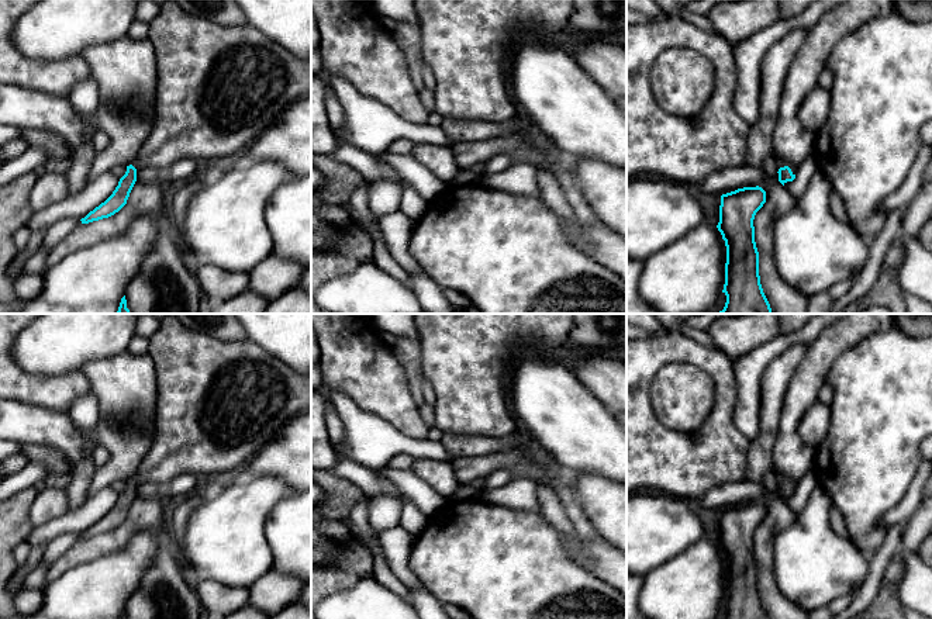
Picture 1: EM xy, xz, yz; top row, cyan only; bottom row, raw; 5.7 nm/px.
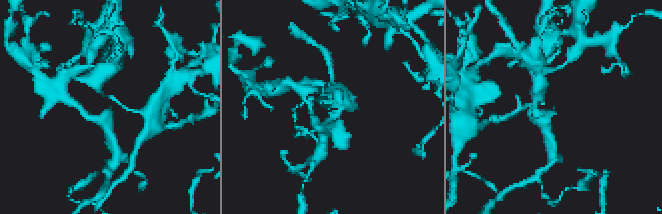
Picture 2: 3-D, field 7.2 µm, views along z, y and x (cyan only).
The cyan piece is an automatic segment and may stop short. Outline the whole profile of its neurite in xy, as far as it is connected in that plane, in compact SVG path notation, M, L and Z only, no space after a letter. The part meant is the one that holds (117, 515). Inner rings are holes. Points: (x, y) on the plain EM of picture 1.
M168 314L148 338L148 355L156 370L152 446L113 509L82 533L82 539L118 528L144 483L163 487L177 474L221 480L241 473L293 418L311 411L311 376L297 373L248 338L225 342L187 328Z

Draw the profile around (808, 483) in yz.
M810 470L798 483L795 494L793 497L784 498L784 502L791 508L797 515L800 513L808 502L811 492L819 487L817 473Z

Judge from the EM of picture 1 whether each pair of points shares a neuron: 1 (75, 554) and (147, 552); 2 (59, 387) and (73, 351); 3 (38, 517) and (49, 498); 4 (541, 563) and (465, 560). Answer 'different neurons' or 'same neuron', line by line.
1: different neurons
2: different neurons
3: same neuron
4: same neuron

